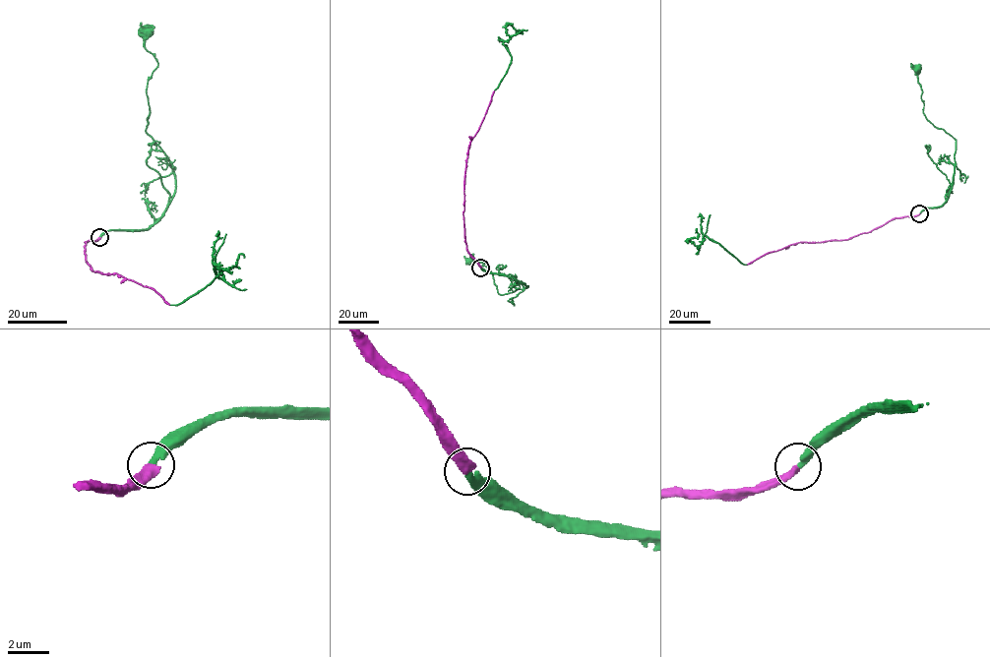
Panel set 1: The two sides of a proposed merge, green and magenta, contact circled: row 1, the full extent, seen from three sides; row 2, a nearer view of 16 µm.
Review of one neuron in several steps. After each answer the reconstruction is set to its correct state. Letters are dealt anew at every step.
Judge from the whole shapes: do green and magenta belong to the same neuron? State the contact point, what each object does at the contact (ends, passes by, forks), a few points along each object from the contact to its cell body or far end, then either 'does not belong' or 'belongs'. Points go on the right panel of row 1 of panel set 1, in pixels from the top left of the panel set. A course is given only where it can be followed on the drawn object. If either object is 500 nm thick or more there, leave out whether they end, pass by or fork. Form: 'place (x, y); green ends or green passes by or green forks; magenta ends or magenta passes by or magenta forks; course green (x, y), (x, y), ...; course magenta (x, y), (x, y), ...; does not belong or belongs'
place (919, 213); green ends; magenta ends; course green (919, 213), (940, 207), (947, 200), (955, 174), (956, 146), (955, 139), (936, 128), (923, 112), (918, 70); course magenta (919, 213), (893, 218), (847, 239), (798, 242), (763, 255), (747, 265); belongs

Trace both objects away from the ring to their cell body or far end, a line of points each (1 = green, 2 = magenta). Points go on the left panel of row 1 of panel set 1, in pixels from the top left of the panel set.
1: (99, 237), (148, 229), (174, 195), (168, 157), (146, 131), (147, 80), (157, 61), (145, 47), (145, 32)
2: (99, 237), (86, 242), (86, 262), (92, 270), (117, 273), (156, 291), (169, 305)

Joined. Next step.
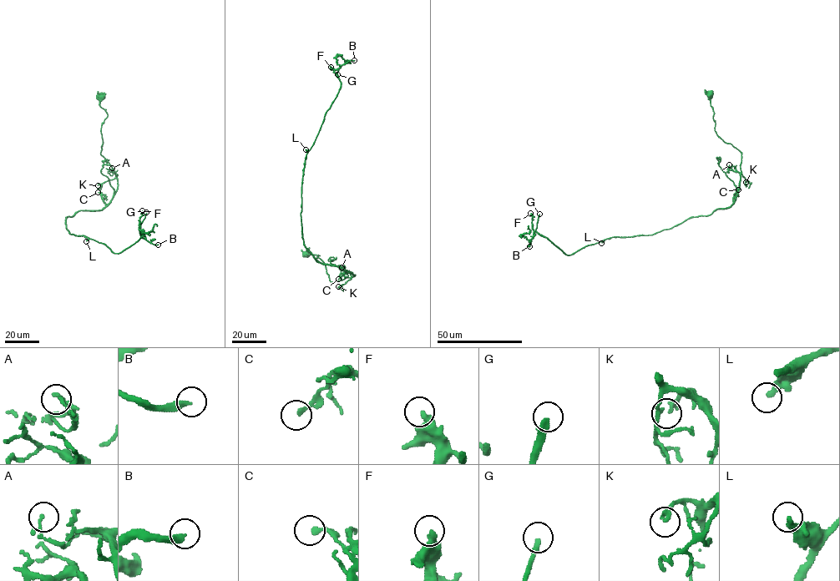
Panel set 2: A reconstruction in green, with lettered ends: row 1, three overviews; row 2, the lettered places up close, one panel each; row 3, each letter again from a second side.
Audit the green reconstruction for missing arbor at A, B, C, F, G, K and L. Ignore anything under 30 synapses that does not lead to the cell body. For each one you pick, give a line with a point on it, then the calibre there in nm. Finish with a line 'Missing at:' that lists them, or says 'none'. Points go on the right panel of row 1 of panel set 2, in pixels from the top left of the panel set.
B: place (529, 246); calibre 340 nm
G: place (539, 214); calibre 280 nm
Missing at: B, G

